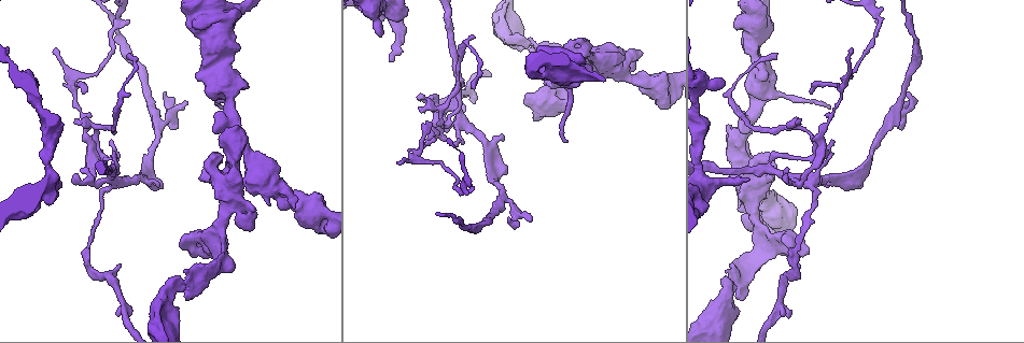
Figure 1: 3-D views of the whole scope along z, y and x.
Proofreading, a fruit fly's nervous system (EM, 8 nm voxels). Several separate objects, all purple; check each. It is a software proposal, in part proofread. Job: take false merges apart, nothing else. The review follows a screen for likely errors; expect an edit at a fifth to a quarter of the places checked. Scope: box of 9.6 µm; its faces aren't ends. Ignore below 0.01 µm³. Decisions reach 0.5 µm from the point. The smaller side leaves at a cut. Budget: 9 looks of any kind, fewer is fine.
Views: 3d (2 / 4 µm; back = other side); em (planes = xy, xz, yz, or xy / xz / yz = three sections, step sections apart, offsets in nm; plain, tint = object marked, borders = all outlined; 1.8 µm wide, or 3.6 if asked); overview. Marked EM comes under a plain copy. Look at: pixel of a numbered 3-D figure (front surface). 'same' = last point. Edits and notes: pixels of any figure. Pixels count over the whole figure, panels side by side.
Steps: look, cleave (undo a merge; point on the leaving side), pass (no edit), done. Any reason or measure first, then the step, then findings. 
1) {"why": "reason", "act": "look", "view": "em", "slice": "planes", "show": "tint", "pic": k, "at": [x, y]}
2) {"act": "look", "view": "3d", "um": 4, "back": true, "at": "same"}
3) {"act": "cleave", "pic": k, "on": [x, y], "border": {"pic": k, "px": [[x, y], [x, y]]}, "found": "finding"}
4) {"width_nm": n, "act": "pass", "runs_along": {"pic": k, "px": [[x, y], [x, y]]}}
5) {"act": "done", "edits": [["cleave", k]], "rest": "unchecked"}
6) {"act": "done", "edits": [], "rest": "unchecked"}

{"why": "branch point", "act": "look", "view": "3d", "um": 4, "pic": 1, "at": [761, 238]}

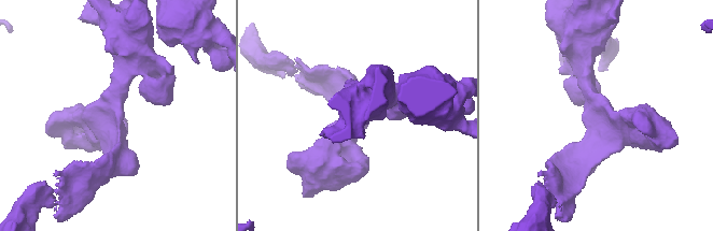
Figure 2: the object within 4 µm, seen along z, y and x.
{"arms": 4, "act": "look", "view": "em", "slice": "xz", "step": 16, "show": "tint", "pic": 2, "at": [600, 122]}

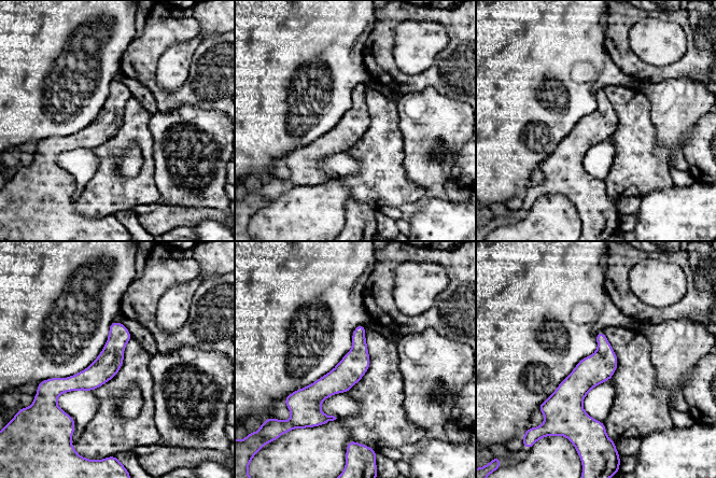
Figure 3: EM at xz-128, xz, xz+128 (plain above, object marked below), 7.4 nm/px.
{"act": "pass", "runs_along": {"pic": 3, "px": [[362, 327], [359, 355], [300, 395]]}, "found": "continuous, no second cell"}

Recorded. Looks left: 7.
{"why": "calibre changes", "act": "look", "view": "3d", "um": 4, "pic": 1, "at": [231, 72]}

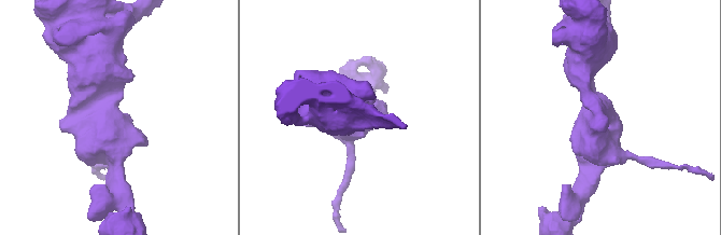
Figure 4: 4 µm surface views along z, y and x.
{"act": "look", "view": "em", "slice": "xy", "step": 8, "show": "borders", "pic": 4, "at": [121, 118]}

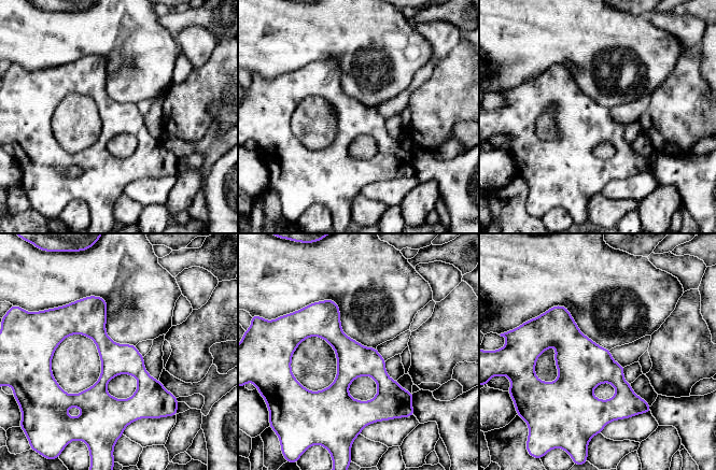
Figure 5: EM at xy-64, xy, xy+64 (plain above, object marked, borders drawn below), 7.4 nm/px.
{"width_nm": 220, "act": "pass", "runs_along": {"pic": 5, "px": [[54, 345], [69, 328], [89, 328], [167, 394]]}, "found": "one cell here"}

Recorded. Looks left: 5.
{"why": "sudden change in width", "act": "look", "view": "em", "um": 3.6, "slice": "planes", "show": "tint", "pic": 1, "at": [218, 15]}

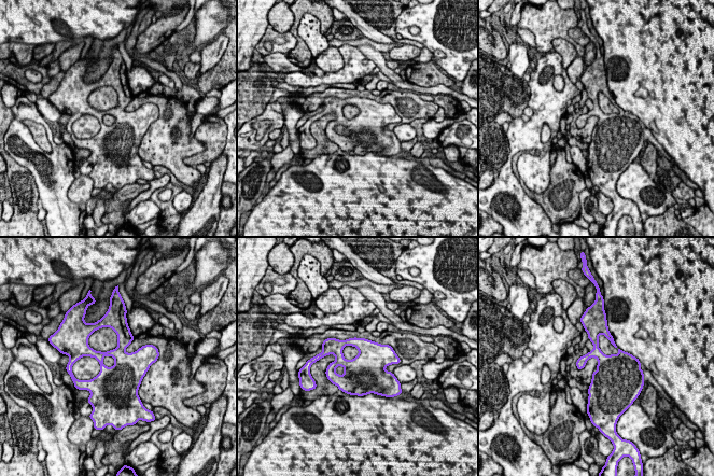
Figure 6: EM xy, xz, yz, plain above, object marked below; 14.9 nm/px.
{"act": "pass", "found": "one cell here"}

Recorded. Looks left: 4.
{"why": "branch point", "act": "look", "view": "em", "um": 3.6, "slice": "planes", "show": "tint", "pic": 1, "at": [437, 134]}

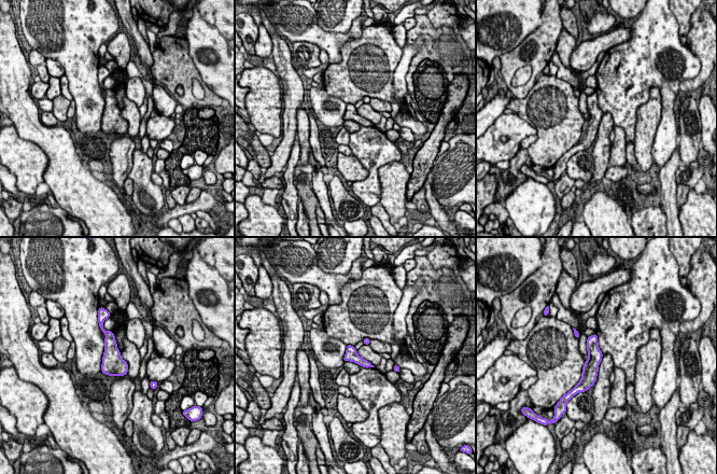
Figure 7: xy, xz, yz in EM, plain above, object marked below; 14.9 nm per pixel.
{"act": "pass", "runs_along": {"pic": 7, "px": [[594, 337], [593, 361], [585, 386]]}, "found": "continuous, no second cell"}

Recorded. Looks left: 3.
{"act": "done", "edits": [], "rest": "unchecked"}

